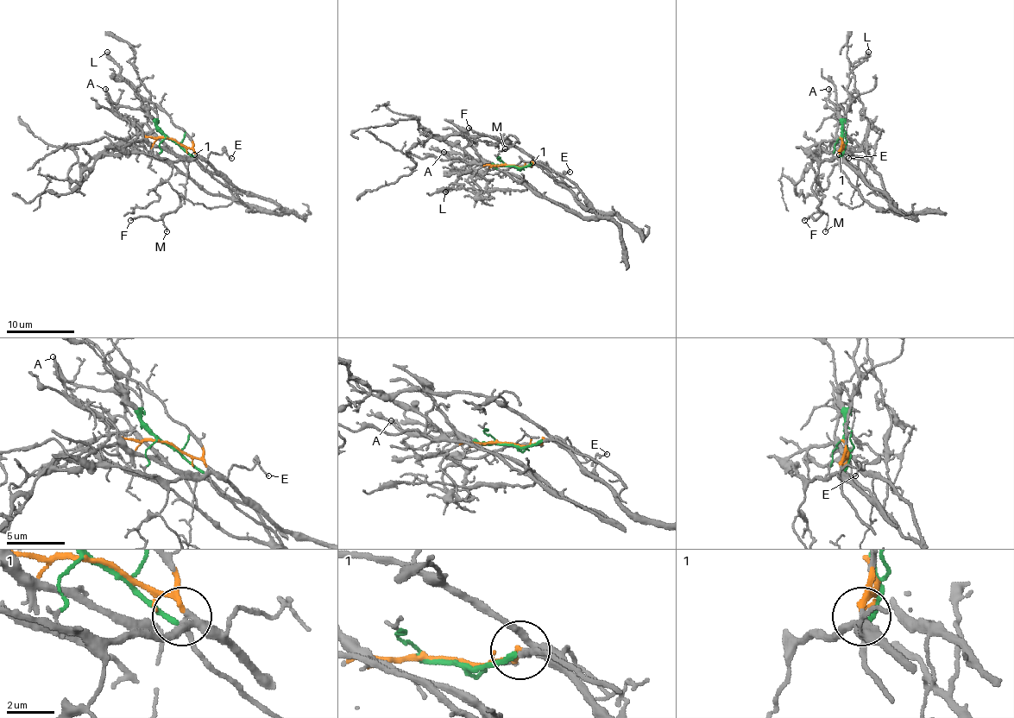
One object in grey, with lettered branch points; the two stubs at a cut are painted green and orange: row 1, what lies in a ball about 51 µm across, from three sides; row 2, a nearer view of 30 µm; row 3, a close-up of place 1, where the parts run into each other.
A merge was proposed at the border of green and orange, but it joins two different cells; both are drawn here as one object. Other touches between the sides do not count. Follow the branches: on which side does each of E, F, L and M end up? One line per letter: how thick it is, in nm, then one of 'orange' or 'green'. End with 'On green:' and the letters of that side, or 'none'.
E: calibre 120 nm; orange
F: calibre 160 nm; orange
L: calibre 360 nm; orange
M: calibre 110 nm; orange
On green: none

